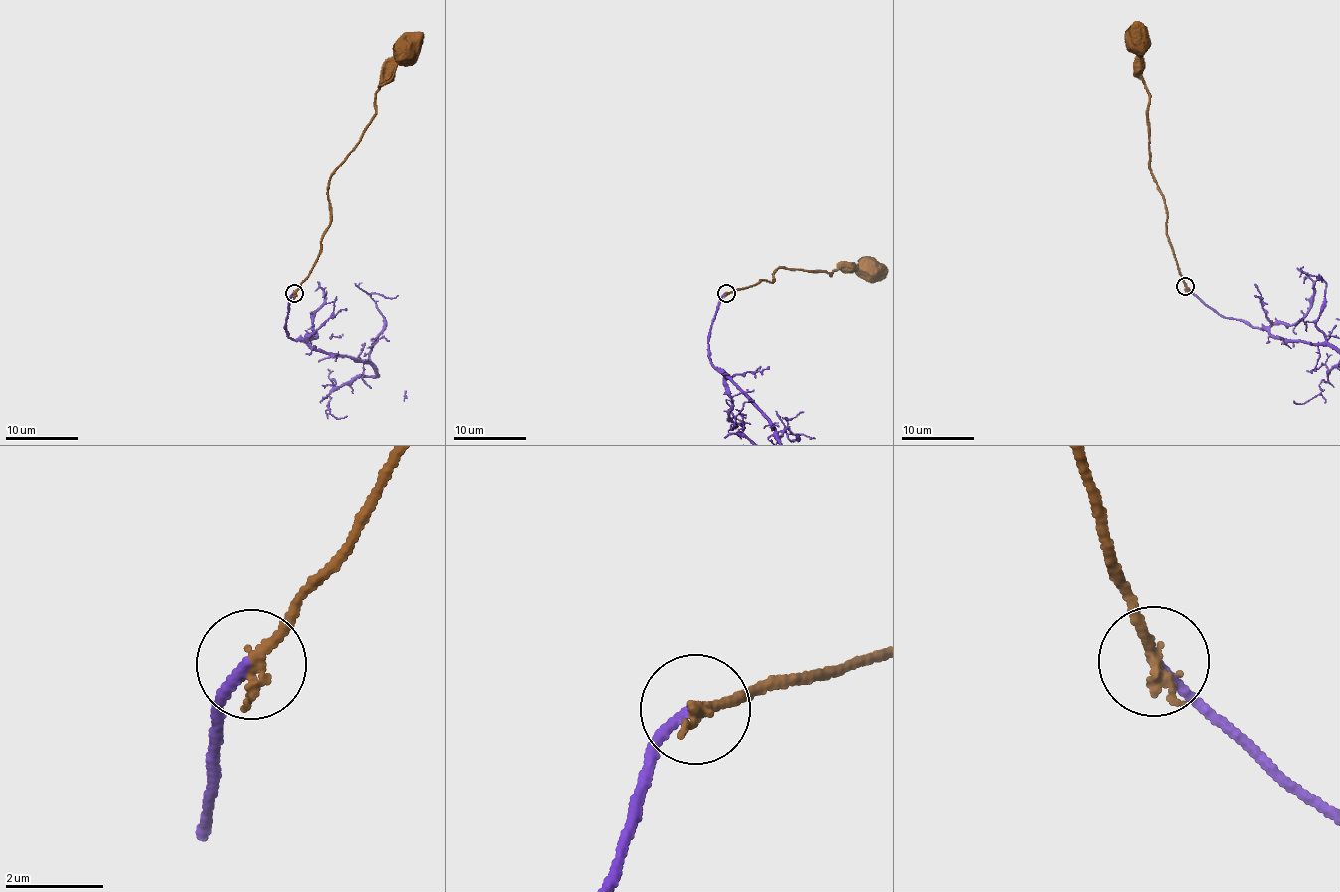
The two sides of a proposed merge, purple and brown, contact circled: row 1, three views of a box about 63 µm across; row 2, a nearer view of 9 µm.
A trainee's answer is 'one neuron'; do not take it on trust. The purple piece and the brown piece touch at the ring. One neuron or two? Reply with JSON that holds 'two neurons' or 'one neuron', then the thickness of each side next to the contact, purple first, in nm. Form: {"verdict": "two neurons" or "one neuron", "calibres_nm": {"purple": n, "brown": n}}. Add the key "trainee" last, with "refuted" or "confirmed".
{"verdict": "two neurons", "calibres_nm": {"purple": 220, "brown": 280}, "trainee": "refuted"}

